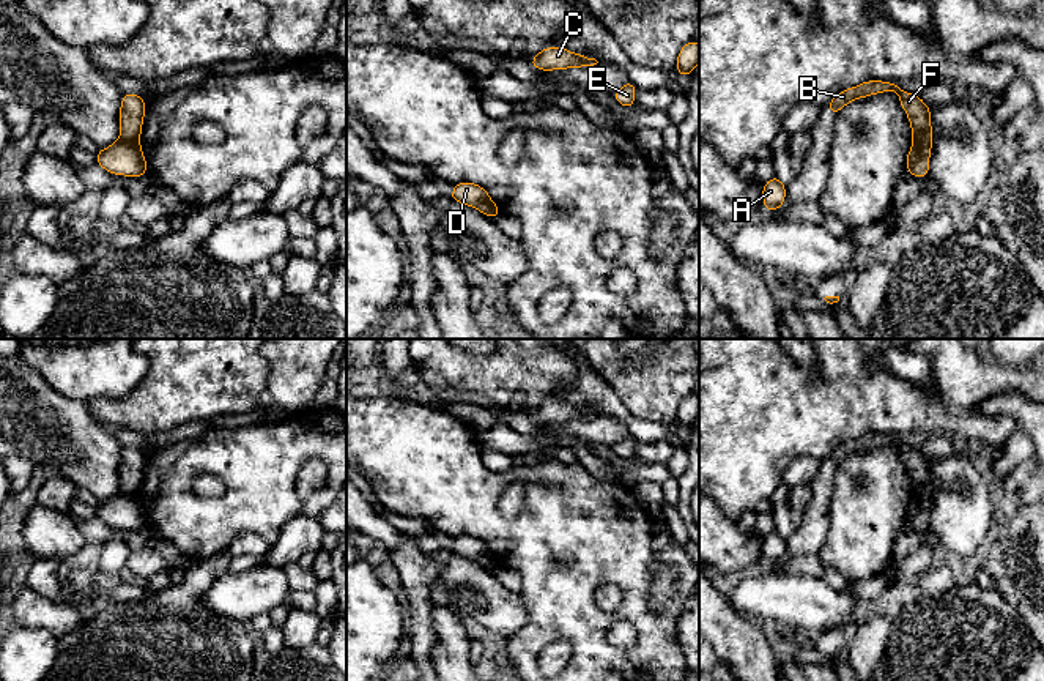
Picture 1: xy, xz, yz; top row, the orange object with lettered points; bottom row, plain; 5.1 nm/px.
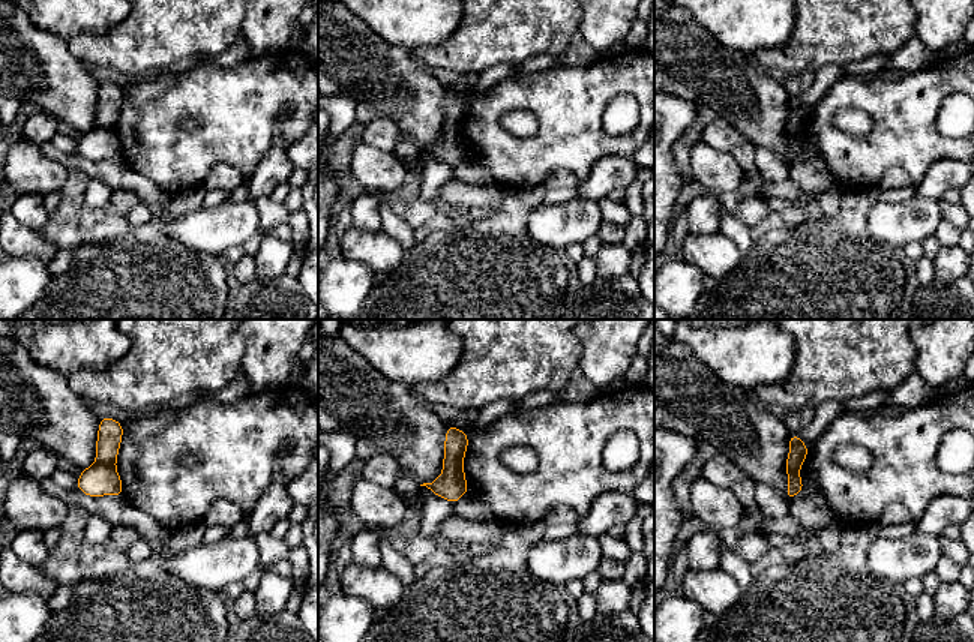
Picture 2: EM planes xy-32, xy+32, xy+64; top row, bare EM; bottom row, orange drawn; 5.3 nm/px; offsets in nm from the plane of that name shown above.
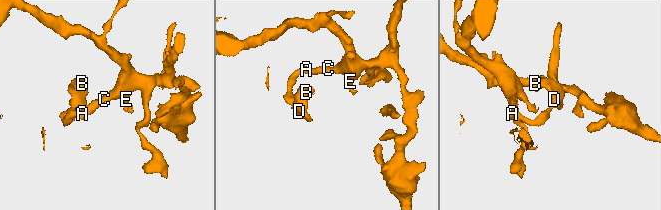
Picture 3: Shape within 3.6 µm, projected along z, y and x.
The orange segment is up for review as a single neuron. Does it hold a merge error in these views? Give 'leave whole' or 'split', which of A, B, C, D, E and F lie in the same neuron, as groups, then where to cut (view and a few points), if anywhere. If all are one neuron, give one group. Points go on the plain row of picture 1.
split; A C D E / B F; cut in xy along (120, 491), (131, 495), (140, 505)

